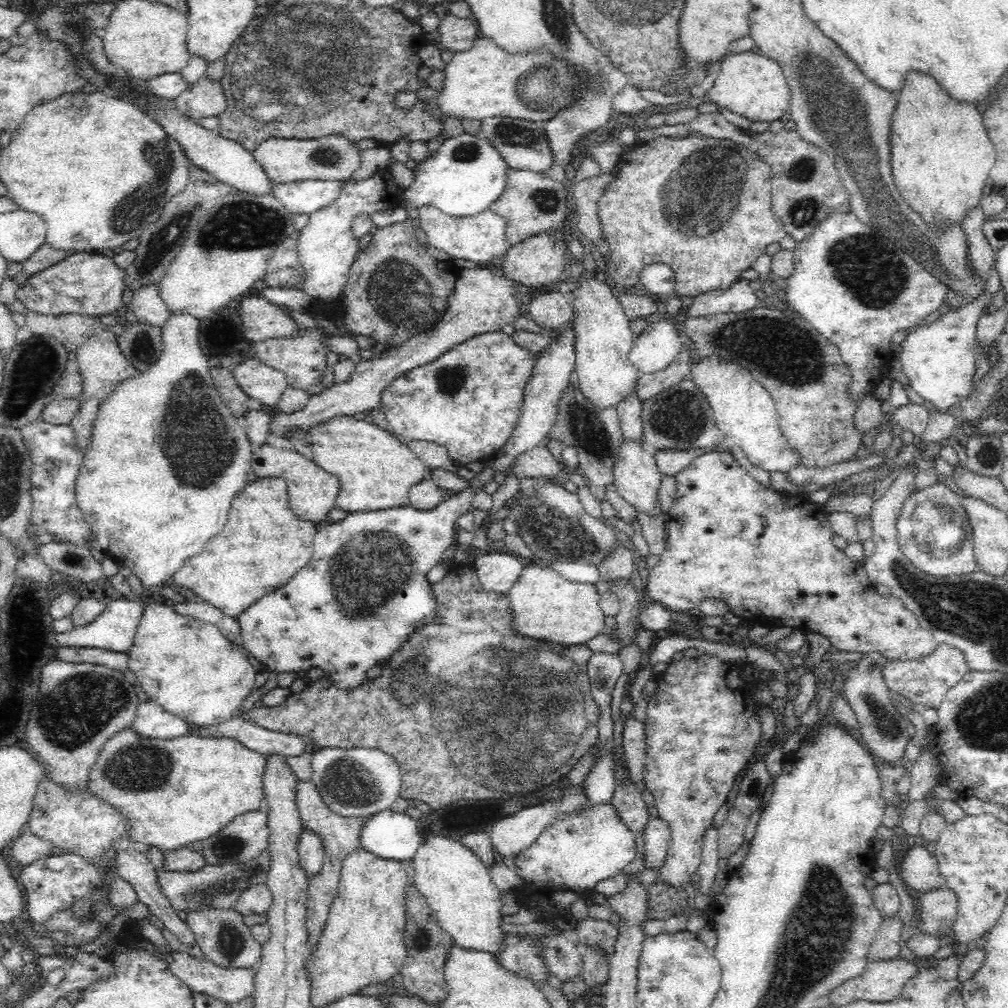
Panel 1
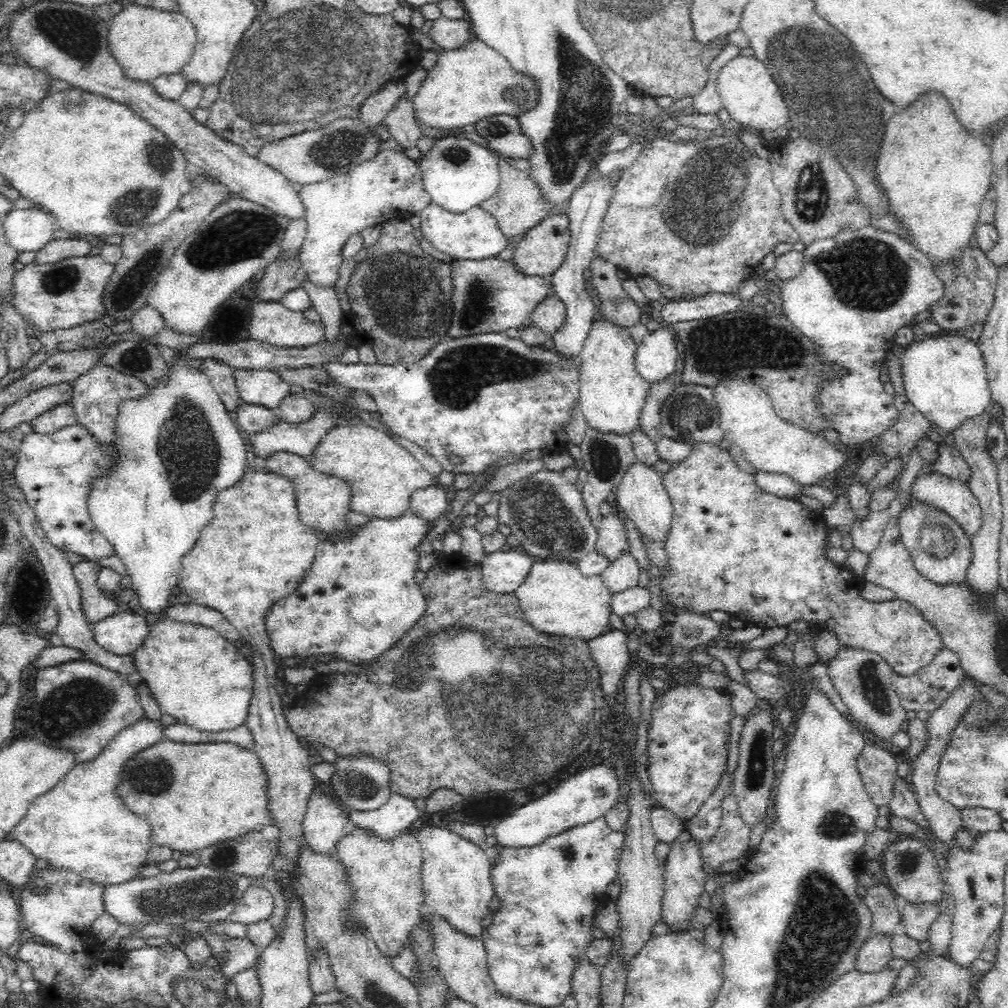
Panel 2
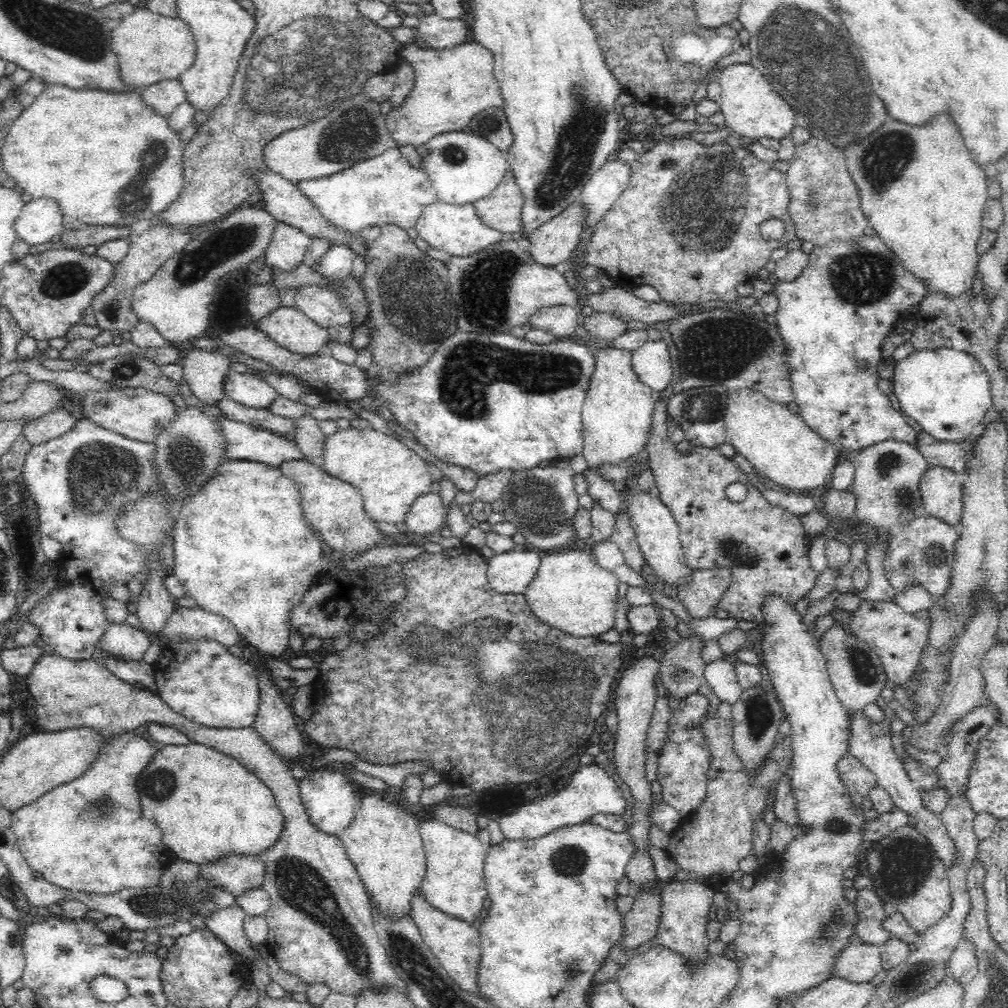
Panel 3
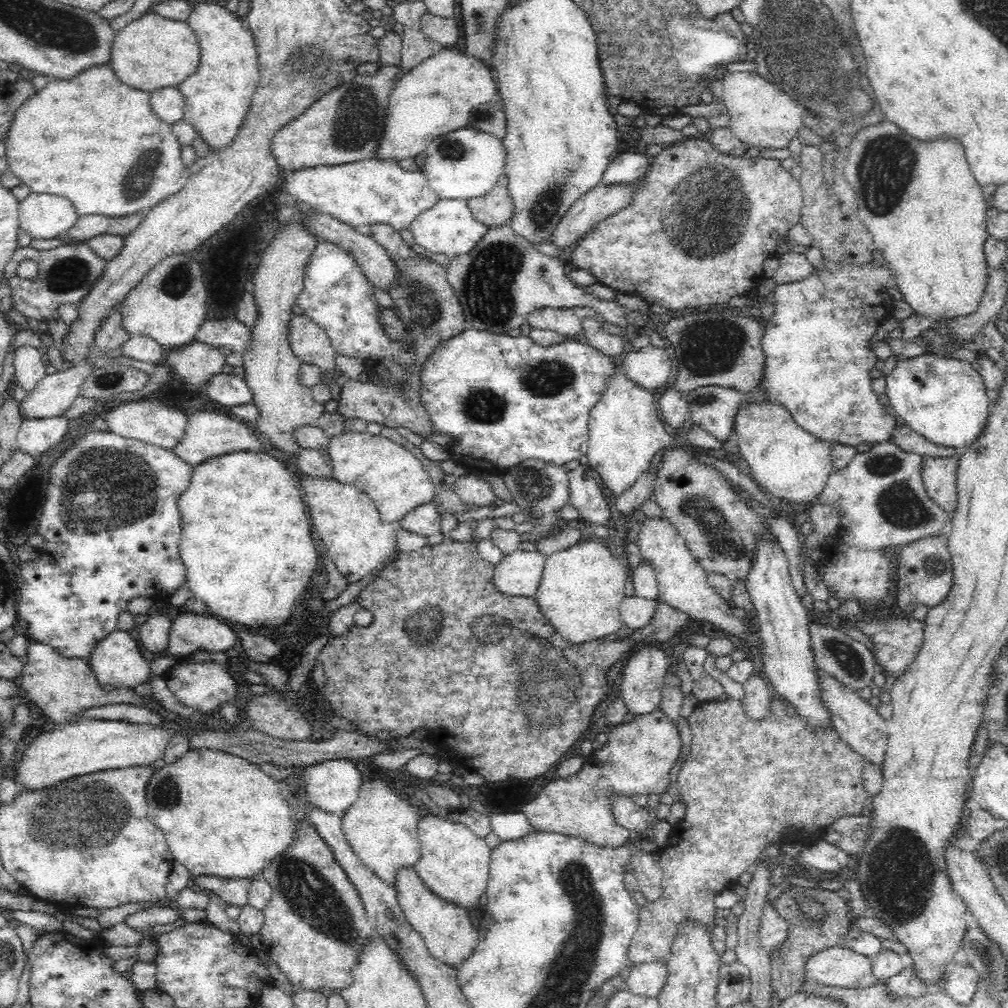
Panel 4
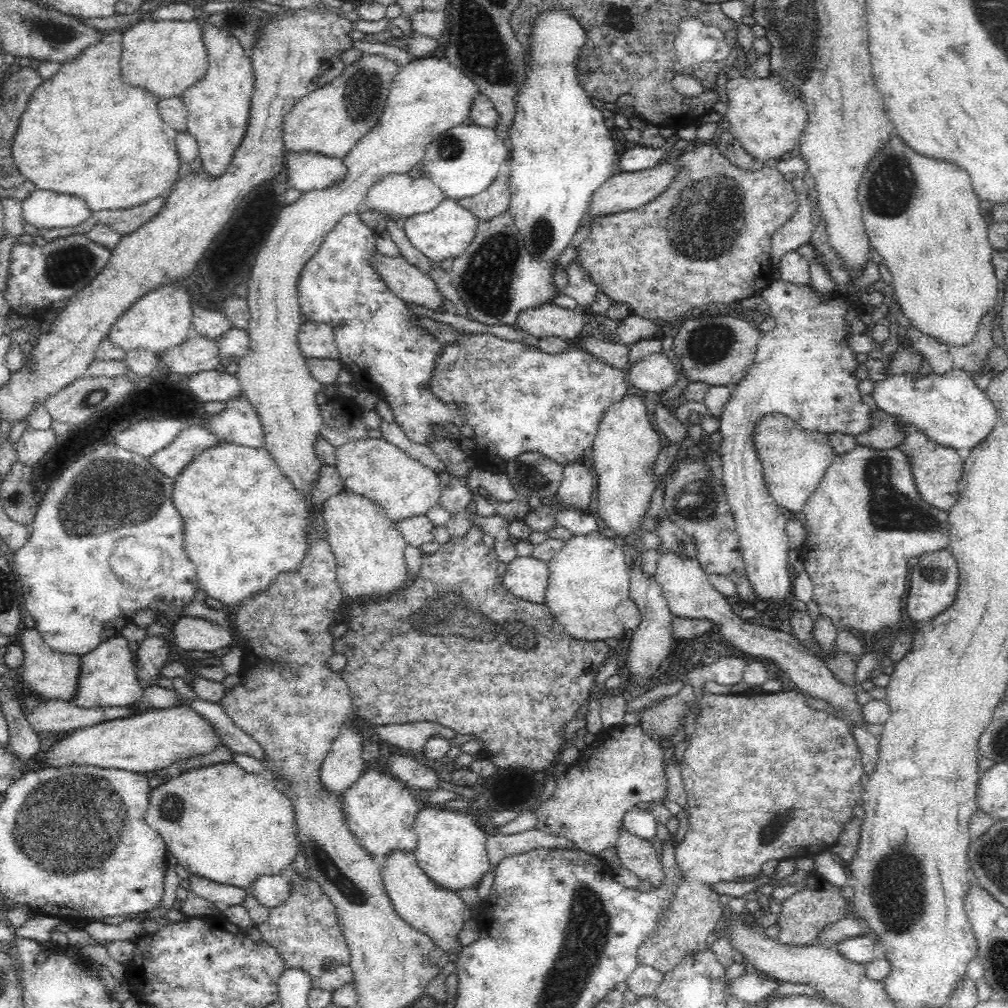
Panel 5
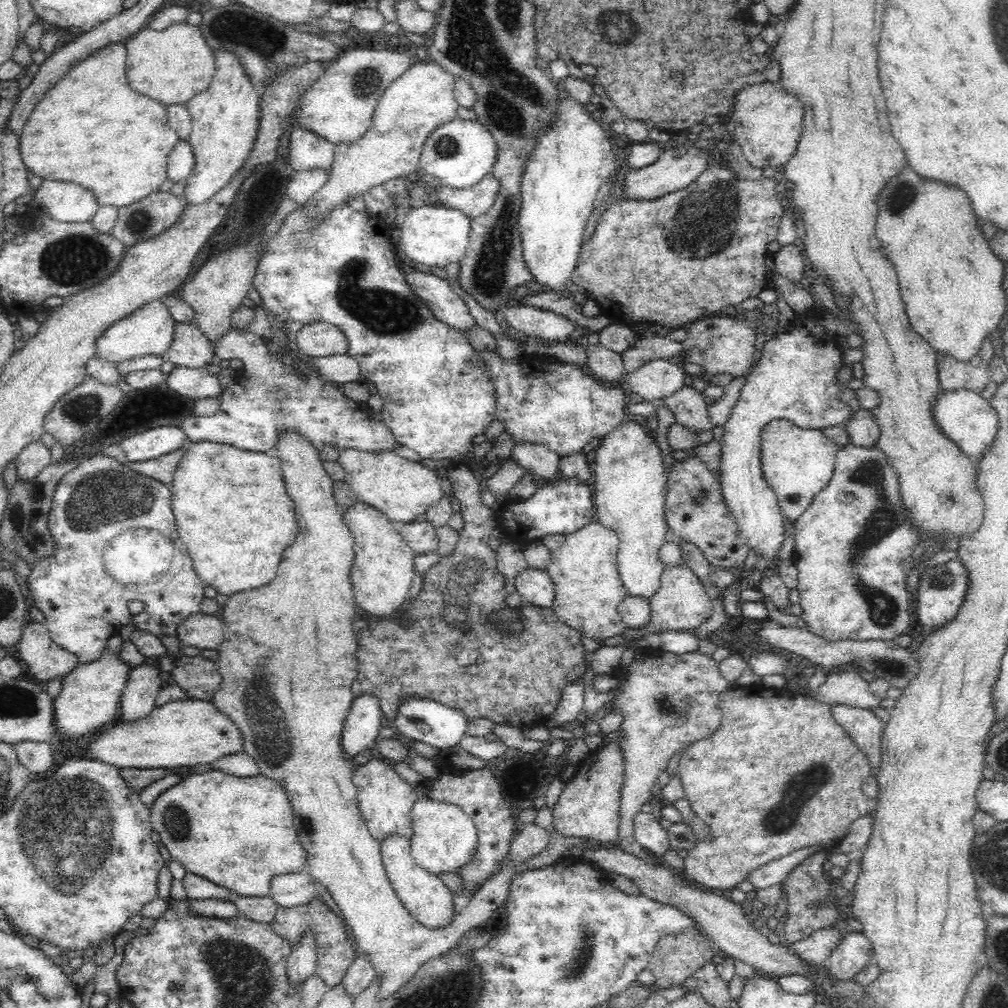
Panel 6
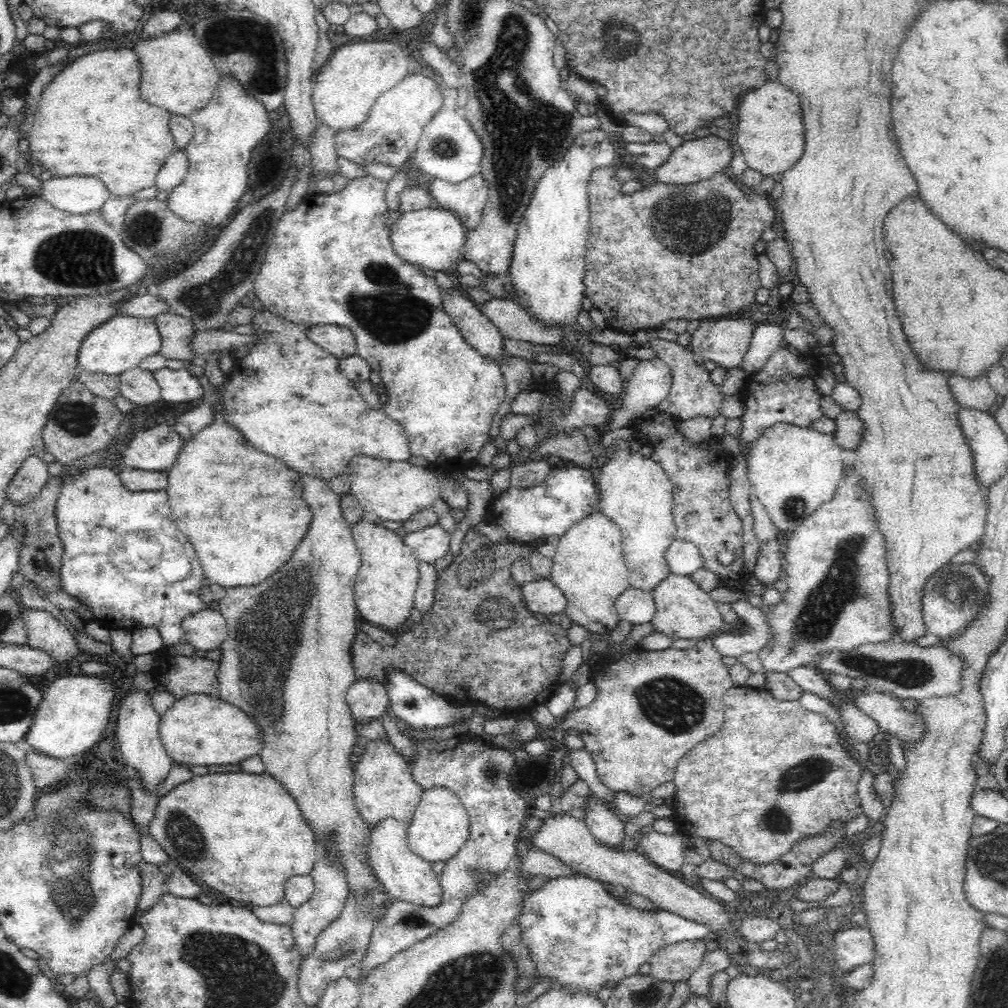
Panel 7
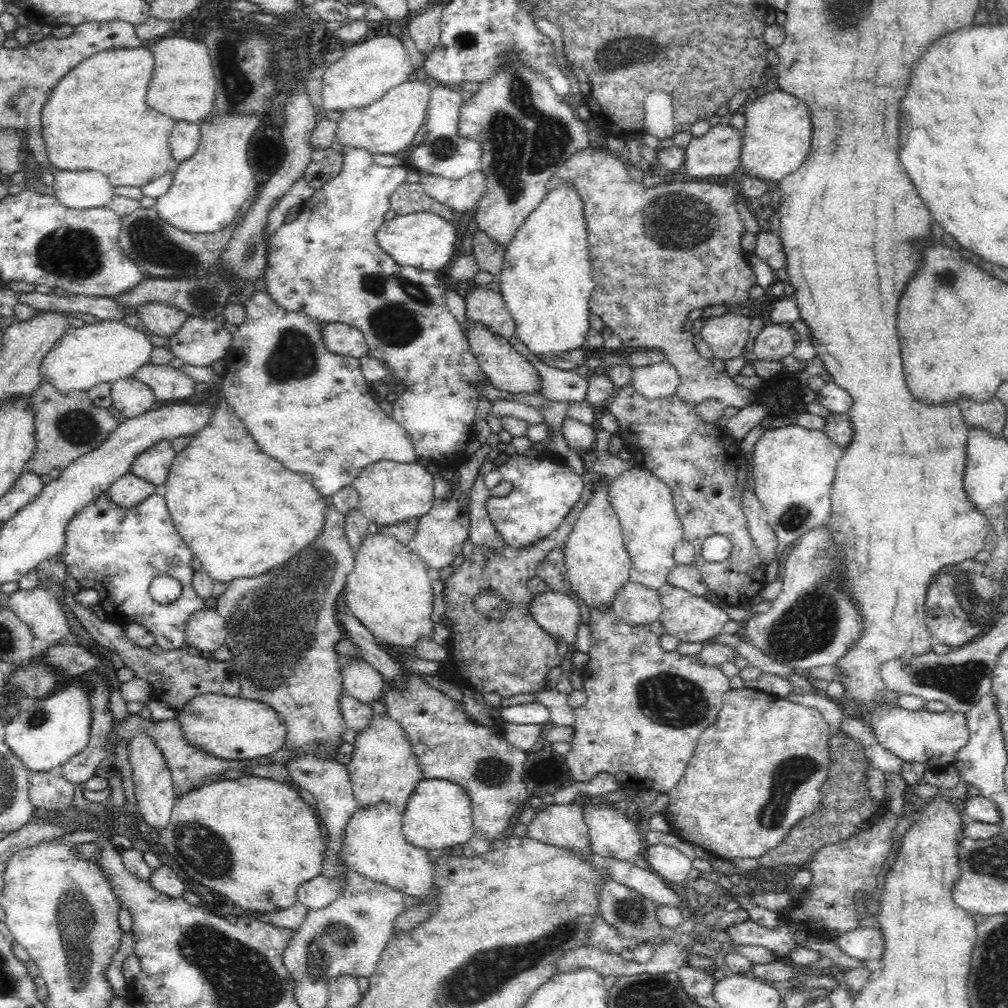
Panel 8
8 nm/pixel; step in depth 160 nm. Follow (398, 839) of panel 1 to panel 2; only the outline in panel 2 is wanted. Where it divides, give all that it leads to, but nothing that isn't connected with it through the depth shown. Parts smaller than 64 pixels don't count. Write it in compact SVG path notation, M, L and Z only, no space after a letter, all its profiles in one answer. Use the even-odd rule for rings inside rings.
M393 792L388 802L380 808L367 811L348 810L349 821L382 839L392 839L407 832L408 826L420 816L415 799Z

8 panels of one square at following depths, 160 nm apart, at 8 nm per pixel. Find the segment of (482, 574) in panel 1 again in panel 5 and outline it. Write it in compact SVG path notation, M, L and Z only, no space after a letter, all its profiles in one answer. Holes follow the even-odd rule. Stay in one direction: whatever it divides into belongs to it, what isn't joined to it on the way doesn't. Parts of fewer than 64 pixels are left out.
M516 557L507 564L502 579L503 586L516 598L544 604L547 593L549 570L546 562L536 557Z

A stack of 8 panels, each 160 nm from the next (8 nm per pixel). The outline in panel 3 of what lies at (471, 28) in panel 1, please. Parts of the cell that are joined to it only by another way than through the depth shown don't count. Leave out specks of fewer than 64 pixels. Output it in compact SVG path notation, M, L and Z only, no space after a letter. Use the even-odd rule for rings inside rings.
M439 14L424 15L419 18L417 32L432 49L446 49L469 42L469 29L460 19L446 20Z

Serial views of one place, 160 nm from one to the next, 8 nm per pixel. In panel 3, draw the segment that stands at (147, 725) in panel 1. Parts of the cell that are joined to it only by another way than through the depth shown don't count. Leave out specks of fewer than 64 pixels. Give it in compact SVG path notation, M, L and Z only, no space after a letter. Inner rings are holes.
M124 733L101 750L98 760L82 776L58 785L38 800L11 813L11 827L20 852L32 872L39 872L44 881L68 891L96 895L113 895L127 888L157 887L160 877L170 866L172 851L163 844L158 826L144 818L137 789L140 774L146 770L156 744L149 737Z

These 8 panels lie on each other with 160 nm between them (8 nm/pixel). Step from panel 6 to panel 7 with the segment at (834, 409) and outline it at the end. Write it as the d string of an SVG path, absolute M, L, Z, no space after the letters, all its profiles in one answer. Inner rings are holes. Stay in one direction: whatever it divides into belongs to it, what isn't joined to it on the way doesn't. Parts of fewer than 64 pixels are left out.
M780 347L774 351L758 374L752 378L748 390L741 393L745 404L742 419L742 434L740 442L744 442L744 450L748 450L748 444L756 442L762 434L776 424L788 424L799 428L809 428L814 420L823 418L820 411L820 394L814 387L814 376L808 374L812 368L808 362L798 358L796 354L790 354L788 350Z

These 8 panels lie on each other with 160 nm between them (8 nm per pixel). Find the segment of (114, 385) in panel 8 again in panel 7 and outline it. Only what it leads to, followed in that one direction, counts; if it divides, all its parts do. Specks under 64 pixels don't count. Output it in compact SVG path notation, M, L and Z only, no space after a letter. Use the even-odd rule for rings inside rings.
M136 367L123 372L119 379L119 394L133 406L150 406L158 402L161 390L149 370Z

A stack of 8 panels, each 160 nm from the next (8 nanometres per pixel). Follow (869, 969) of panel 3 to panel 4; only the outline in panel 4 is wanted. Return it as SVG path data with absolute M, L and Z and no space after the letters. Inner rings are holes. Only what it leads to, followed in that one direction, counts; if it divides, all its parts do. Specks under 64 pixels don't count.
M840 946L826 948L806 958L806 962L804 962L804 980L848 989L865 989L878 982L872 974L871 958L855 953L847 946L844 948Z

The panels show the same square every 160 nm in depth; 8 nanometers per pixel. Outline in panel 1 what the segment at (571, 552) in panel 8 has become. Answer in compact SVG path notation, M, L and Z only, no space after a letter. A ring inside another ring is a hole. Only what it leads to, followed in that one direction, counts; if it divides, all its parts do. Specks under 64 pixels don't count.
M547 564L526 566L506 595L513 610L514 630L528 639L576 645L588 643L598 634L607 632L595 585L566 580Z

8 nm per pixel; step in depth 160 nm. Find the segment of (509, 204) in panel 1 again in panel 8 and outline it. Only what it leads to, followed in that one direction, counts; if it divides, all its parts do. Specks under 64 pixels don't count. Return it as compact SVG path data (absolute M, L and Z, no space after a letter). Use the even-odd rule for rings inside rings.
M481 171L454 181L423 174L420 183L428 196L444 207L460 213L474 212L487 190L486 176ZM477 231L473 237L473 250L476 262L481 270L494 274L497 278L502 272L503 258L505 257L506 246L494 242L485 232Z

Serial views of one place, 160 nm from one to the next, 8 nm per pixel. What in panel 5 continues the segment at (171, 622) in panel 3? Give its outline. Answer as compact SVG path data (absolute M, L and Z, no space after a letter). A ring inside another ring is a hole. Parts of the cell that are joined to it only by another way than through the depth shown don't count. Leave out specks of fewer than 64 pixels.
M182 616L171 626L172 641L185 651L213 653L231 646L234 634L204 617Z

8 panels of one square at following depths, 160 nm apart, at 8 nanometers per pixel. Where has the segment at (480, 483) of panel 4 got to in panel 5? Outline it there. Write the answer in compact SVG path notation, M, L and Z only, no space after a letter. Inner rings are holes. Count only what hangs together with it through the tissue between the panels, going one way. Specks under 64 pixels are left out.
M437 471L437 475L441 488L438 505L449 514L464 511L466 505L472 500L474 487L470 482L464 483L460 479L454 479L446 472Z

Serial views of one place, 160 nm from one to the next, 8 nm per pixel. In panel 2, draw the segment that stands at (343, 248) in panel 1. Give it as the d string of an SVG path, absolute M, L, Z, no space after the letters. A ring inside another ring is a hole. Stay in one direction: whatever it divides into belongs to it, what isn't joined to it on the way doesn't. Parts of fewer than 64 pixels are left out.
M392 144L380 150L373 160L360 164L347 174L332 176L327 180L299 188L299 194L306 207L307 231L298 259L306 277L318 287L332 287L336 283L342 264L342 246L354 233L361 233L372 226L381 226L396 218L410 220L413 216L419 217L422 210L432 203L424 189L422 172L417 162L410 160L400 148Z

